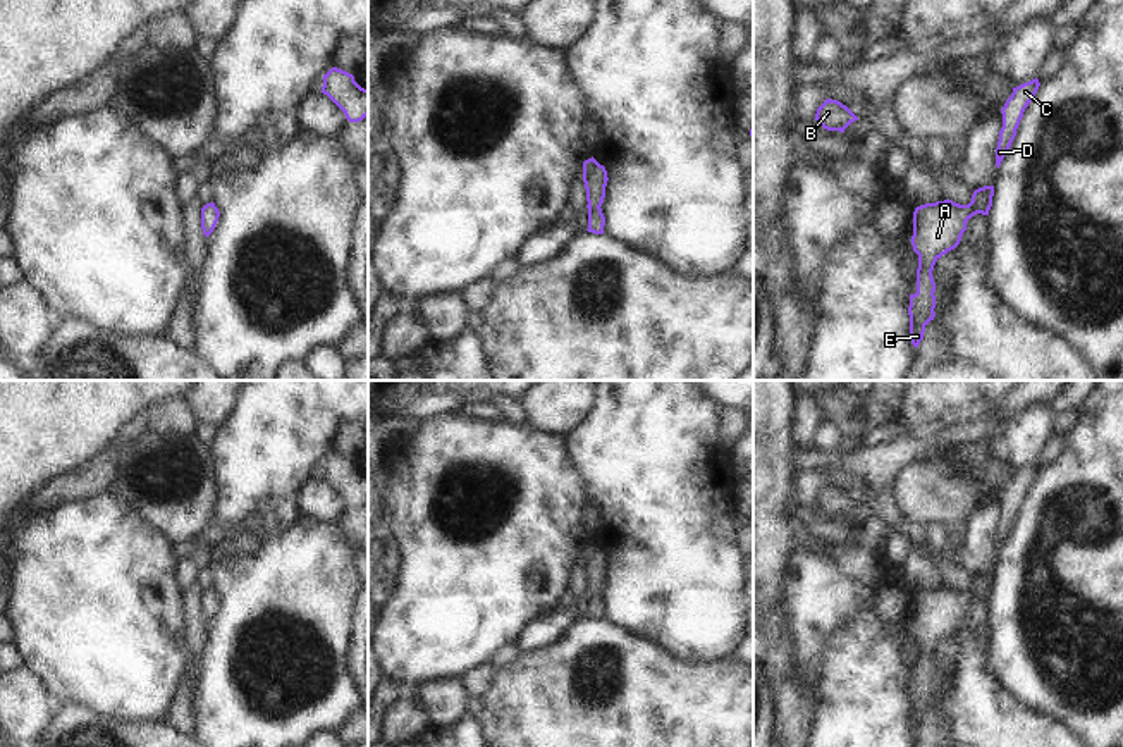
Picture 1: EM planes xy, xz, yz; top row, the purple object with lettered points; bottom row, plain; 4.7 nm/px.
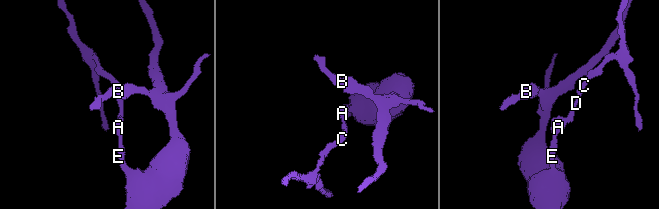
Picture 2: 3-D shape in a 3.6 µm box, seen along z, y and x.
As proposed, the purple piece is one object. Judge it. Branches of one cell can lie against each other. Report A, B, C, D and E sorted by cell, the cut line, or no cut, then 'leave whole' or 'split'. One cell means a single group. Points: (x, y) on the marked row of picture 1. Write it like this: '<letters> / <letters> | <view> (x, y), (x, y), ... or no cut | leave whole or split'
A B C D E | no cut | leave whole

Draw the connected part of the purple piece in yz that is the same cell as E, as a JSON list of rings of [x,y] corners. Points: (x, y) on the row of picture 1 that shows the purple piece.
[[[984,186],[973,191],[968,205],[951,200],[925,203],[913,212],[911,246],[918,255],[917,293],[910,294],[910,341],[918,348],[924,339],[925,325],[936,317],[936,282],[932,270],[936,262],[954,250],[967,222],[977,215],[989,215],[992,207],[994,186]]]

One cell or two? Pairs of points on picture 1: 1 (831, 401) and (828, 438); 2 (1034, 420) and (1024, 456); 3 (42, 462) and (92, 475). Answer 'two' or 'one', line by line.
1: two
2: one
3: two

